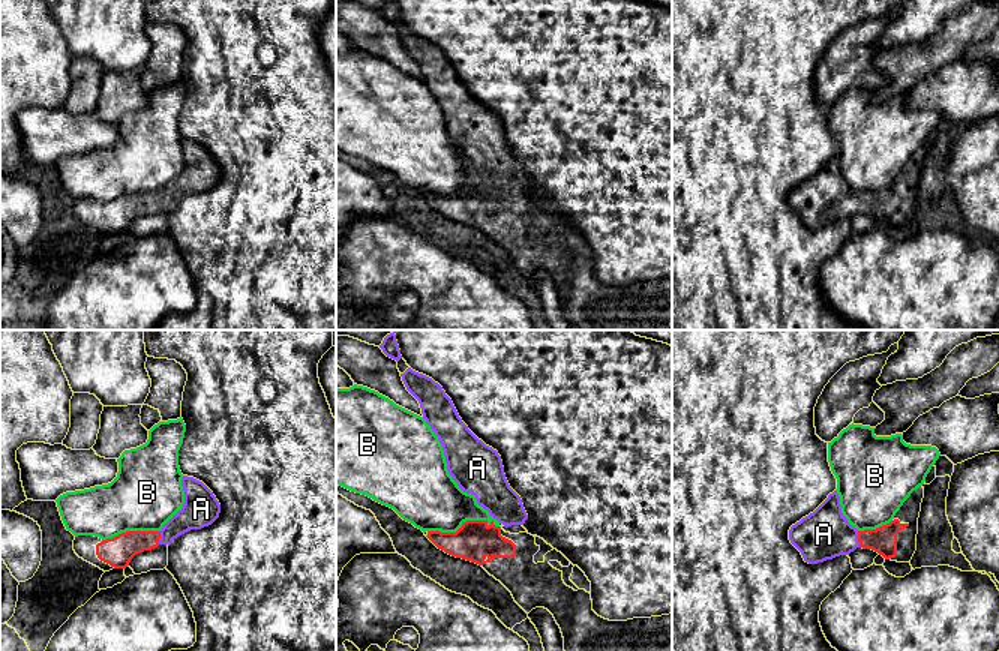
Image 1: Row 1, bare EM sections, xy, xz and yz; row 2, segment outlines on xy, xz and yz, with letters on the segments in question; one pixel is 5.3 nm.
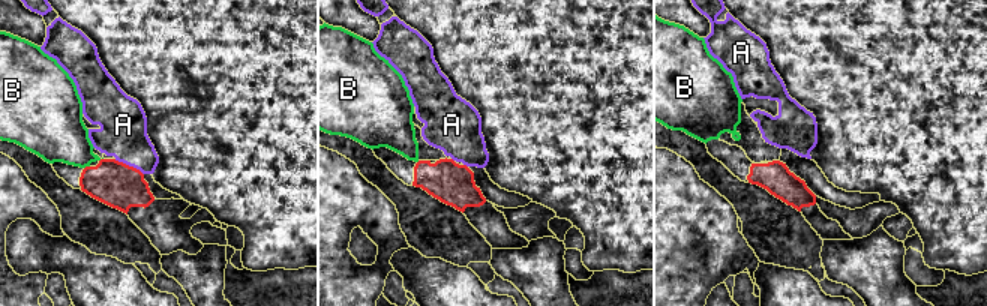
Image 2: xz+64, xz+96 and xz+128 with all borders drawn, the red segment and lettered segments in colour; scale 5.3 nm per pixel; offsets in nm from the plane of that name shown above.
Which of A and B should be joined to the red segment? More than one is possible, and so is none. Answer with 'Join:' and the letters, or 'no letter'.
Join: A

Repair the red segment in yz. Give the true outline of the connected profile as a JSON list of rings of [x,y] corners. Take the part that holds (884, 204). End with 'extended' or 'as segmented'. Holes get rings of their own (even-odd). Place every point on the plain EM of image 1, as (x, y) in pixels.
[[[920,150],[890,188],[858,195],[843,180],[840,160],[834,154],[813,177],[790,190],[789,204],[808,228],[849,219],[856,212],[872,213],[885,224],[910,226],[916,214],[922,162],[924,152]]]; extended

